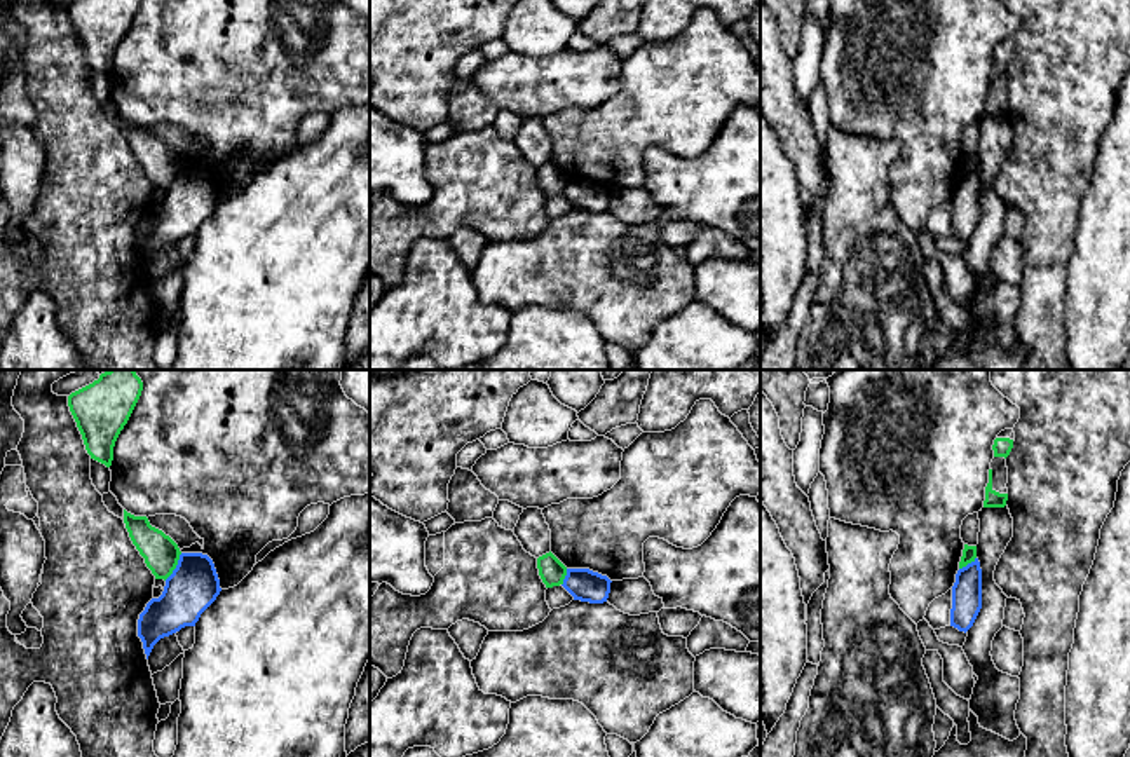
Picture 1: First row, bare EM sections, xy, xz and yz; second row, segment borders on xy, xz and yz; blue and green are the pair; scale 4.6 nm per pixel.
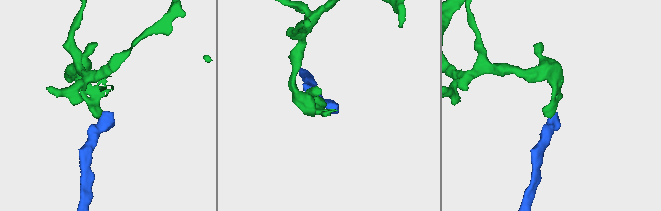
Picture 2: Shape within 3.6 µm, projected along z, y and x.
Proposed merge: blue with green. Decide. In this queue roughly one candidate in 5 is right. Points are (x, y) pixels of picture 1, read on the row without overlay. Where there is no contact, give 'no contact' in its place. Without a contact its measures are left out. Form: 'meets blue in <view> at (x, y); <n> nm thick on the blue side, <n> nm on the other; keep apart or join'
meets blue in xy at (176, 177); 240 nm thick on the blue side, 170 nm on the other; keep apart

